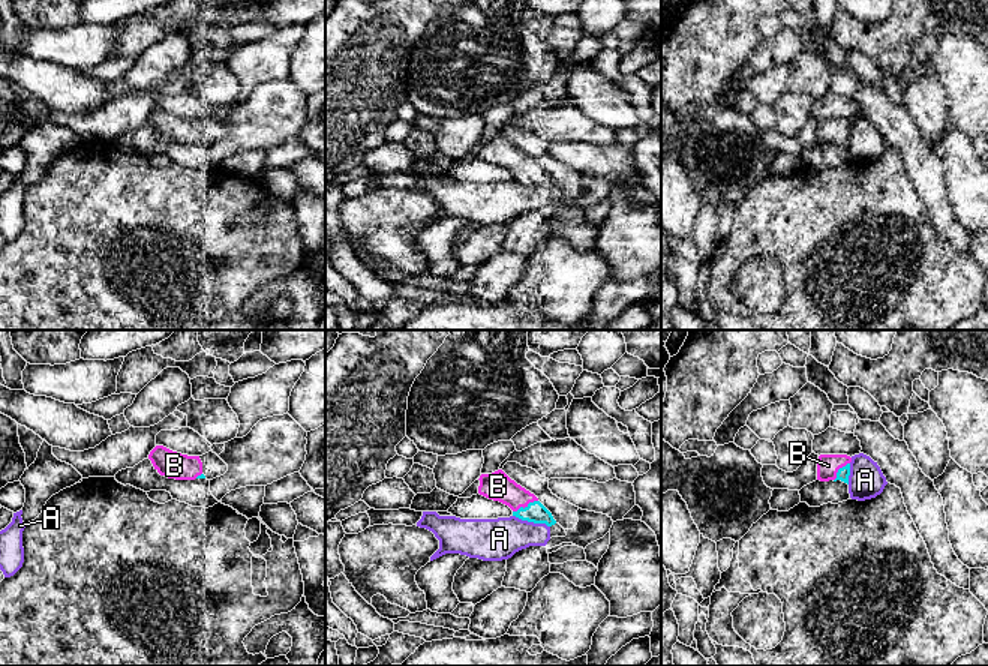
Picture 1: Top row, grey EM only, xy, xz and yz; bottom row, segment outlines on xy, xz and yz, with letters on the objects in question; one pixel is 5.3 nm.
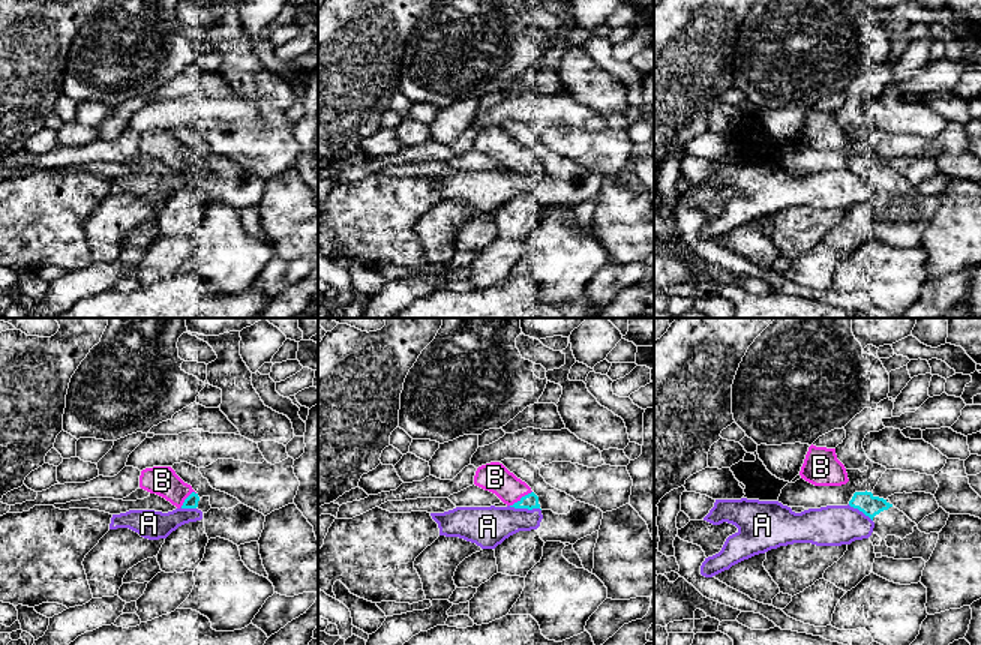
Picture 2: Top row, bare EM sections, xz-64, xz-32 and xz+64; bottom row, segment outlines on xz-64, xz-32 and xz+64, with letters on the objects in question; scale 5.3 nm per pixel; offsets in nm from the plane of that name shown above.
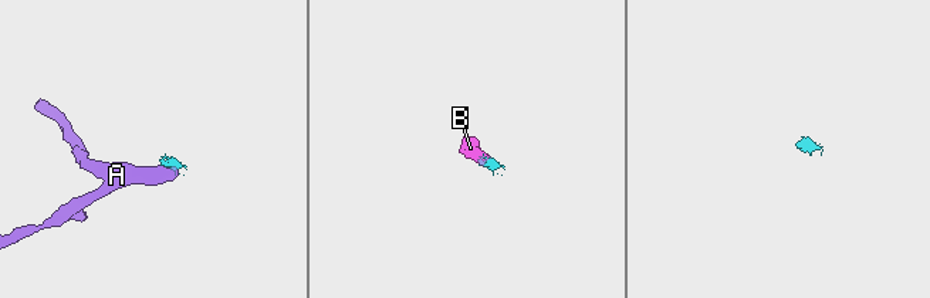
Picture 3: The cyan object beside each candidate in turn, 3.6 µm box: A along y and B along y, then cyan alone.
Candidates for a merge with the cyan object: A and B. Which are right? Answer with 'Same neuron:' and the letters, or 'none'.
Same neuron: B

